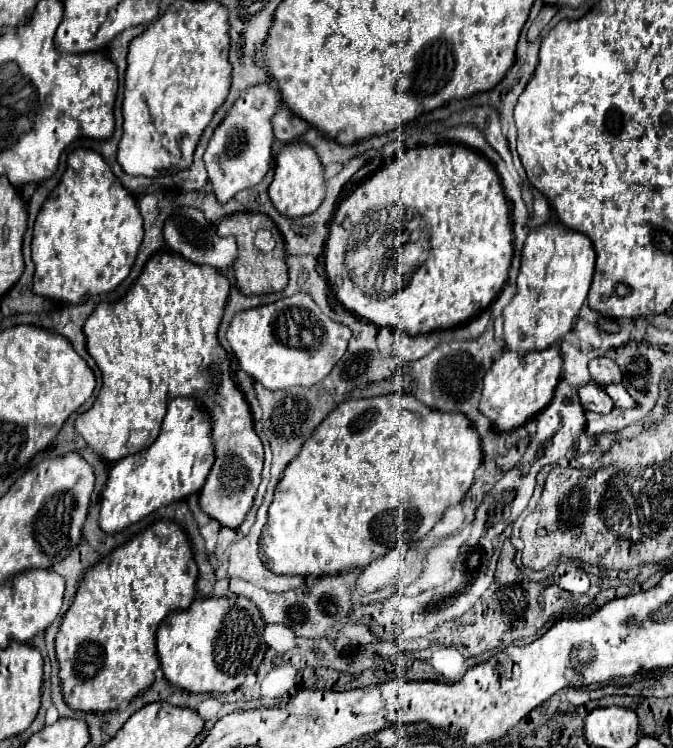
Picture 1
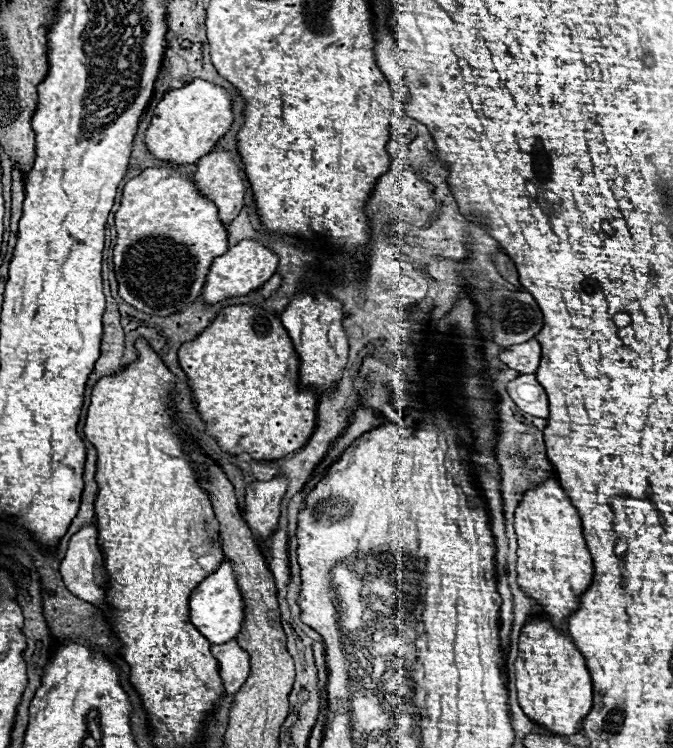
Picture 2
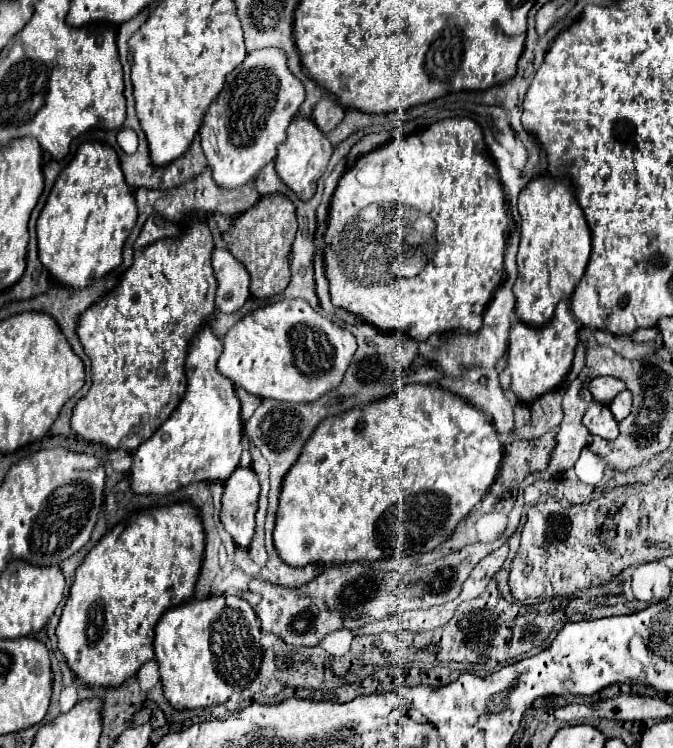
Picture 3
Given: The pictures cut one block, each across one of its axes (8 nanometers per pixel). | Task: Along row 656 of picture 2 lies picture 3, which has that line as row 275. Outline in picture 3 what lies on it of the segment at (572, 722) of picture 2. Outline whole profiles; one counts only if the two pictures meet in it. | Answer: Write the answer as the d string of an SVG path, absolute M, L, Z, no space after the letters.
M538 176L534 178L518 198L518 210L522 216L520 248L516 254L518 278L514 282L516 316L528 326L544 326L554 316L554 308L560 300L568 300L586 272L590 258L590 228L584 212L576 204L572 186L566 180Z

